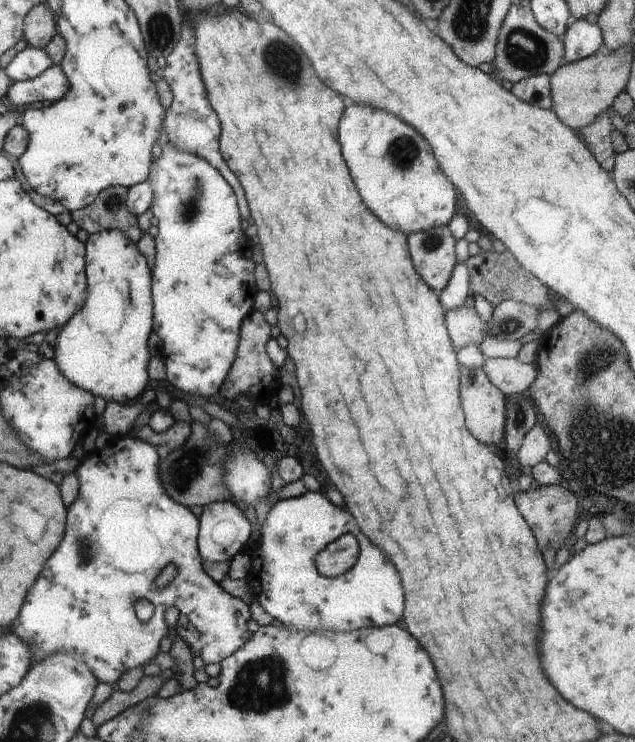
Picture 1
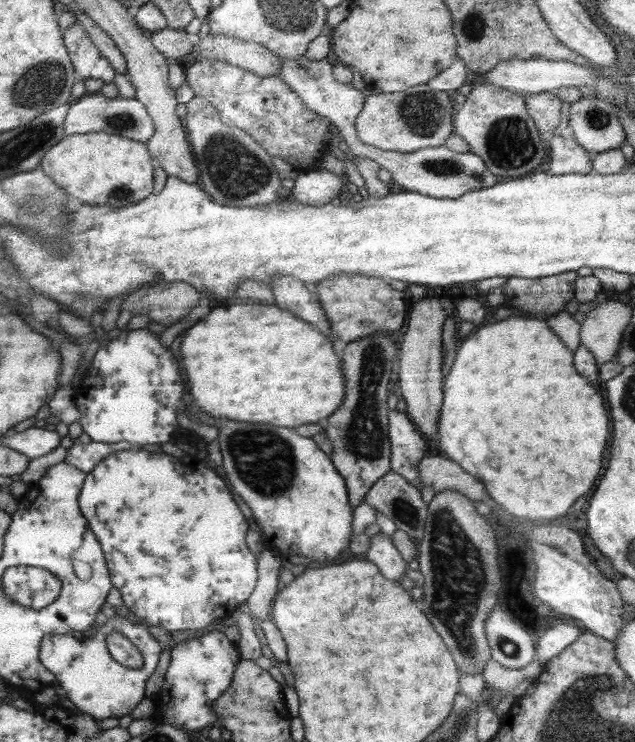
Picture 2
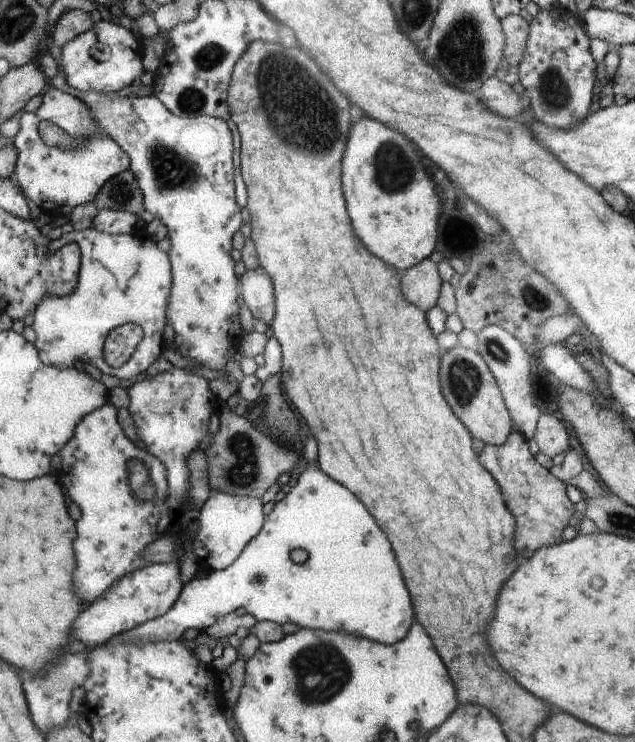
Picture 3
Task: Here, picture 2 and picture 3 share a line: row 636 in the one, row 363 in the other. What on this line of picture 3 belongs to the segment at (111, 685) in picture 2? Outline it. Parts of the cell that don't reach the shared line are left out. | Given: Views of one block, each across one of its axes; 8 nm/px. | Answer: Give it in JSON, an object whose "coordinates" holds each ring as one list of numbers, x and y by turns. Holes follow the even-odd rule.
{"coordinates":[[91,227,84,231,63,233,58,240,50,240,50,254,75,243,81,260,76,290,70,296,46,296,36,308,32,322,36,332,33,344,38,348,44,364,73,366,76,360,82,360,98,368,102,375,115,376,127,384,143,377,148,367,164,353,166,294,172,284,170,256,145,233,137,232,114,235],[127,323,141,326,144,336,130,360,120,368,113,368,106,364,103,356,106,336,110,330]]}

